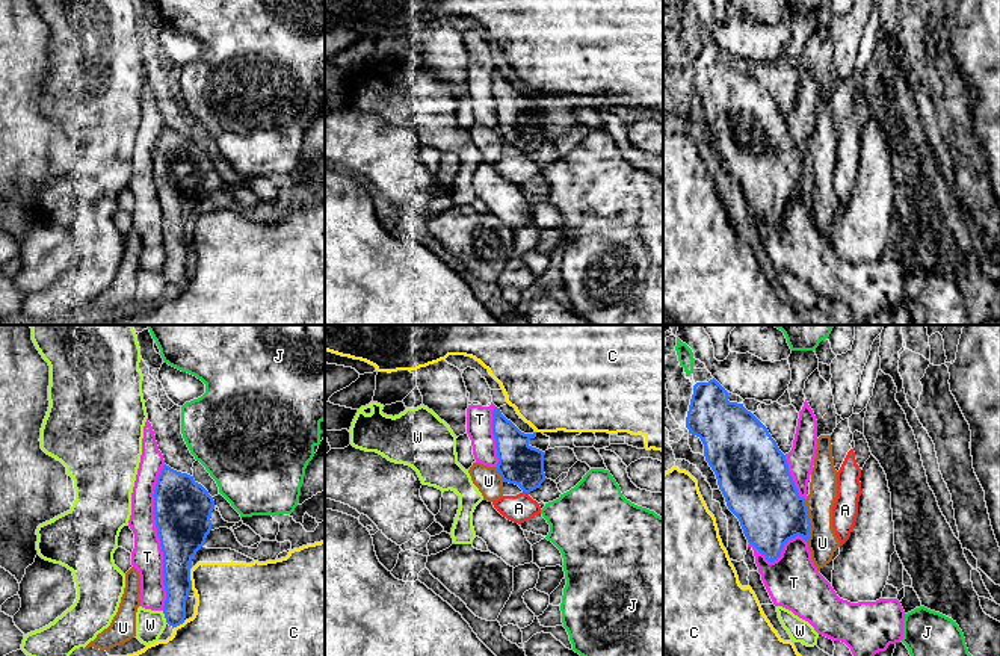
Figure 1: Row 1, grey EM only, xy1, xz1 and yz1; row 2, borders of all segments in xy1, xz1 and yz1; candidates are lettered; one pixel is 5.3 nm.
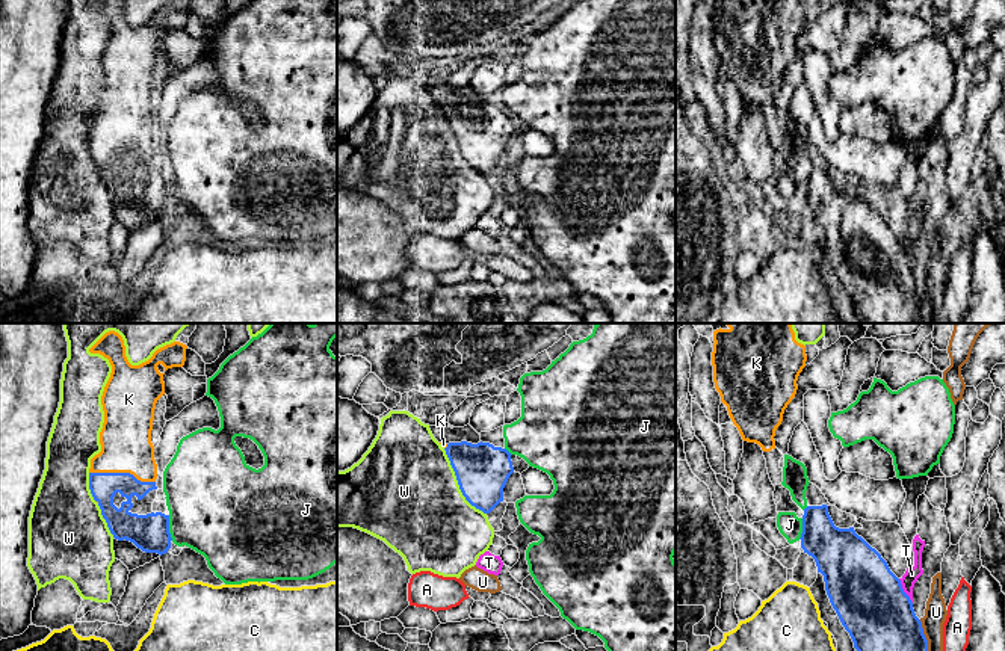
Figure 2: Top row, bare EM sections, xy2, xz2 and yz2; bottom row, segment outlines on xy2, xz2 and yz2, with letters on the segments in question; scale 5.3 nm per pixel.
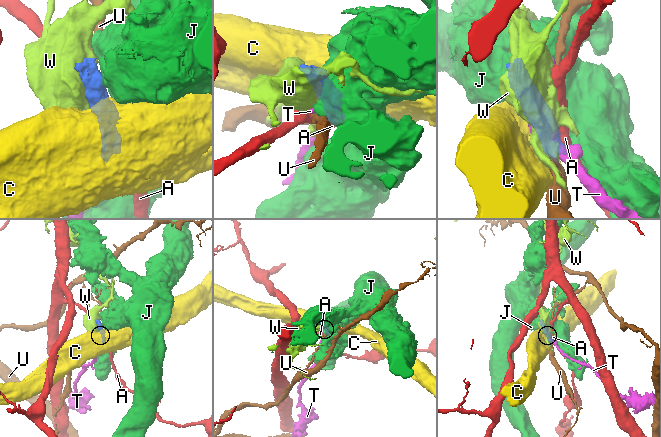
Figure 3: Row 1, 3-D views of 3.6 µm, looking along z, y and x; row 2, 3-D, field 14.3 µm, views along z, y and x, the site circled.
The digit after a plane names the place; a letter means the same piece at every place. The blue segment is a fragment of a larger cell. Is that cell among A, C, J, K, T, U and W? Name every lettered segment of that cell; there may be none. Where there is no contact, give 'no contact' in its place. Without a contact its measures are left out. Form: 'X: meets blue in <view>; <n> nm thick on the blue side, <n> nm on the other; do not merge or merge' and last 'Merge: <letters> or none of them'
A: meets blue in xz1; 220 nm thick on the blue side, 150 nm on the other; do not merge
C: meets blue in xy1; 240 nm thick on the blue side, 380 nm on the other; do not merge
J: meets blue in xy2; 200 nm thick on the blue side, 460 nm on the other; do not merge
K: meets blue in xy2; 150 nm thick on the blue side, 280 nm on the other; merge
T: meets blue in xy1; 300 nm thick on the blue side, 170 nm on the other; do not merge
U: meets blue in yz1; 360 nm thick on the blue side, 160 nm on the other; do not merge
W: meets blue in xz2; 280 nm thick on the blue side, 500 nm on the other; do not merge
Merge: K

